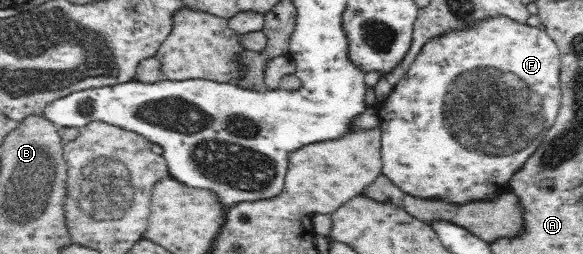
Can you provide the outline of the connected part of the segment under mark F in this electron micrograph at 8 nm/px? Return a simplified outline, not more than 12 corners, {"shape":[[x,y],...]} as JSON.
{"shape":[[506,16],[420,48],[376,106],[402,192],[492,201],[561,105]]}

